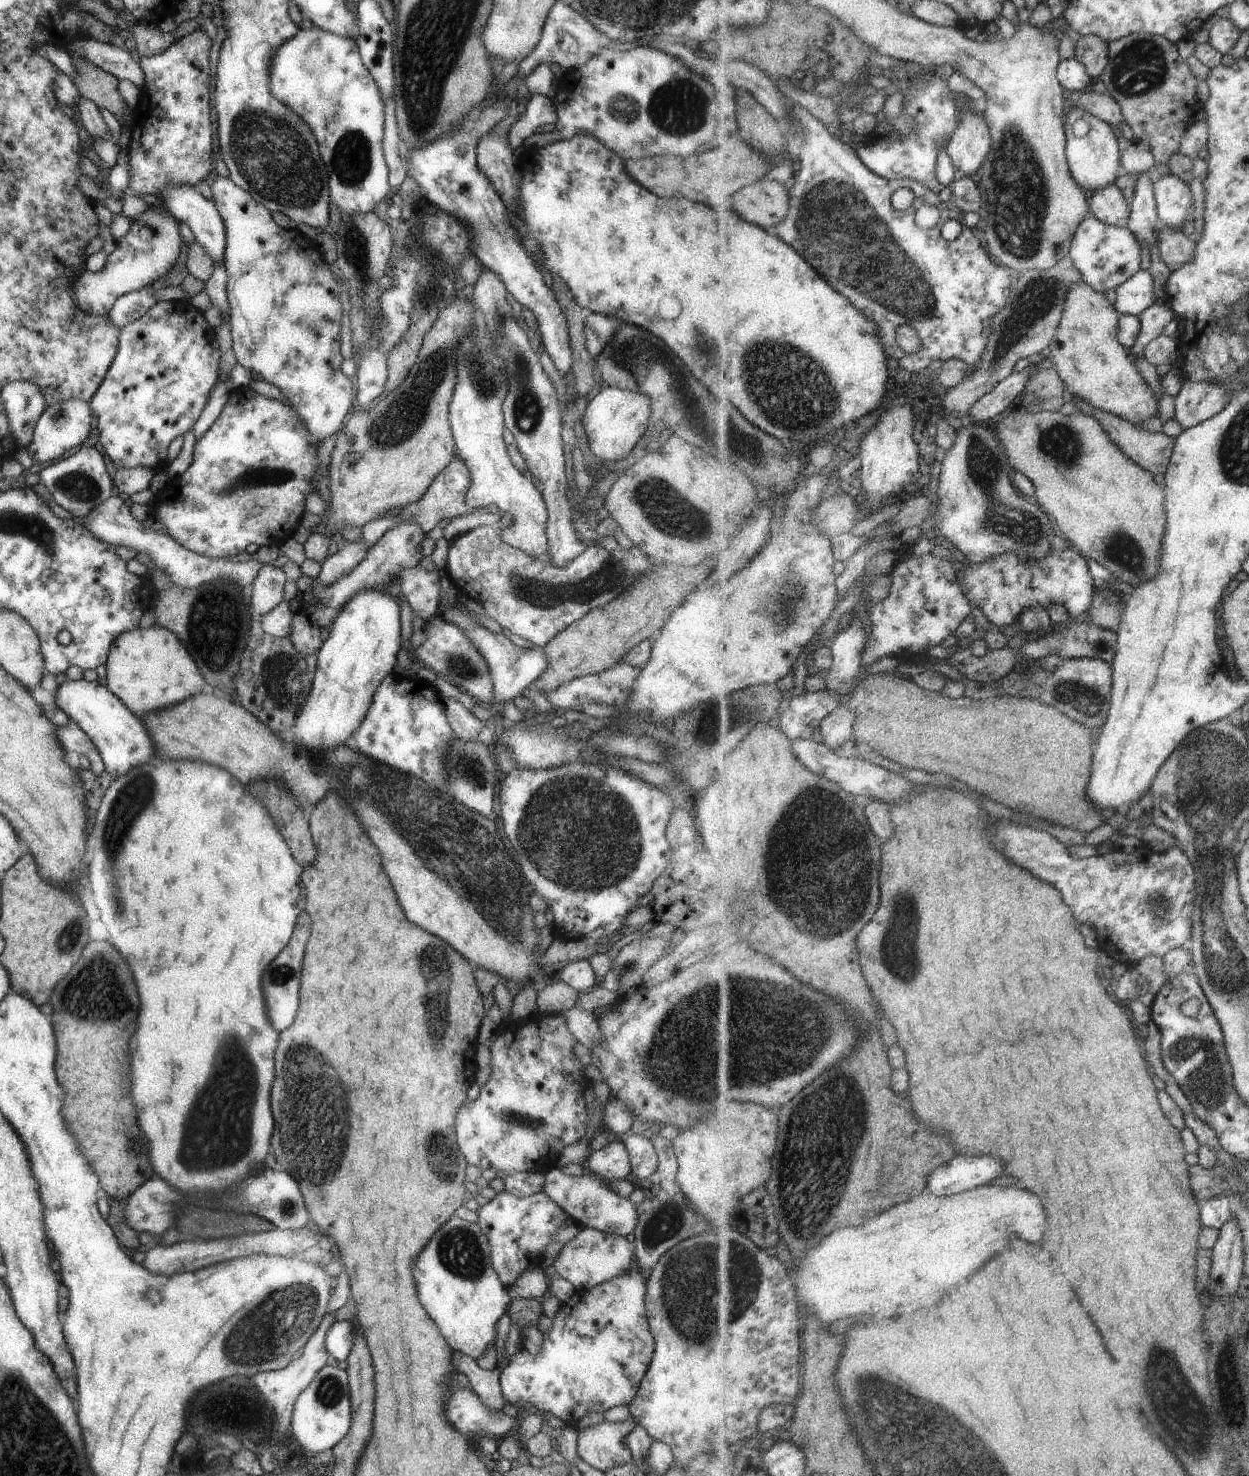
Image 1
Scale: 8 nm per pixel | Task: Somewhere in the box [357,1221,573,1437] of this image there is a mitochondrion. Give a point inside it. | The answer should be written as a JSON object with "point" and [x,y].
{"point":[458,1250]}

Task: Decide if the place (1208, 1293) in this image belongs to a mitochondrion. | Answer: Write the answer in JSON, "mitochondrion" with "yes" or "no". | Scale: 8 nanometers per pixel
{"mitochondrion":"no"}

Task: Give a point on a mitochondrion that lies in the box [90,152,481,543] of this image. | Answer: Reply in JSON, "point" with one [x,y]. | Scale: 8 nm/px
{"point":[401,417]}

